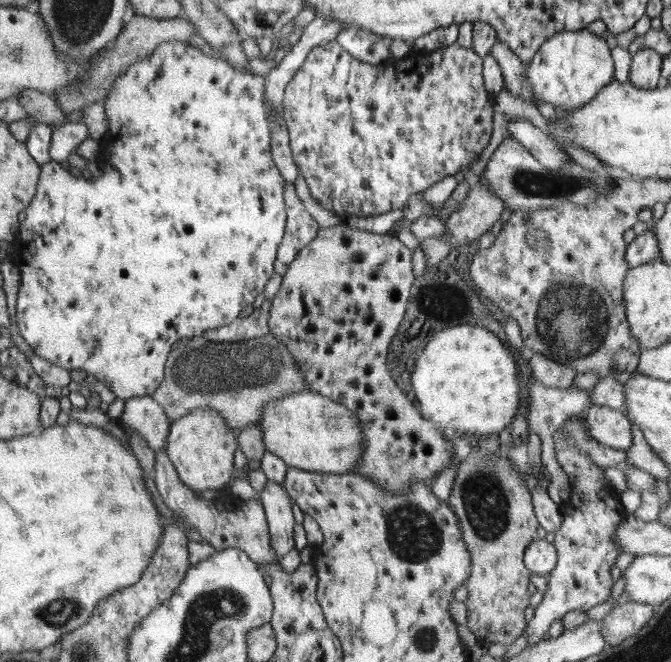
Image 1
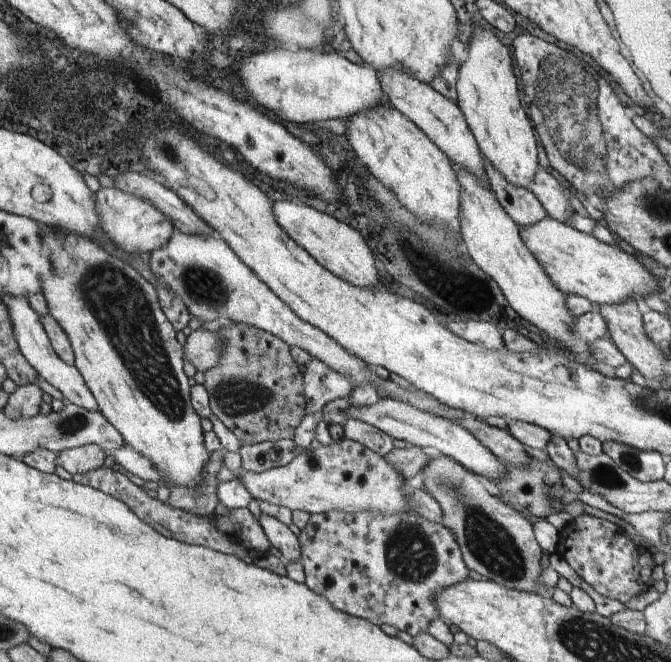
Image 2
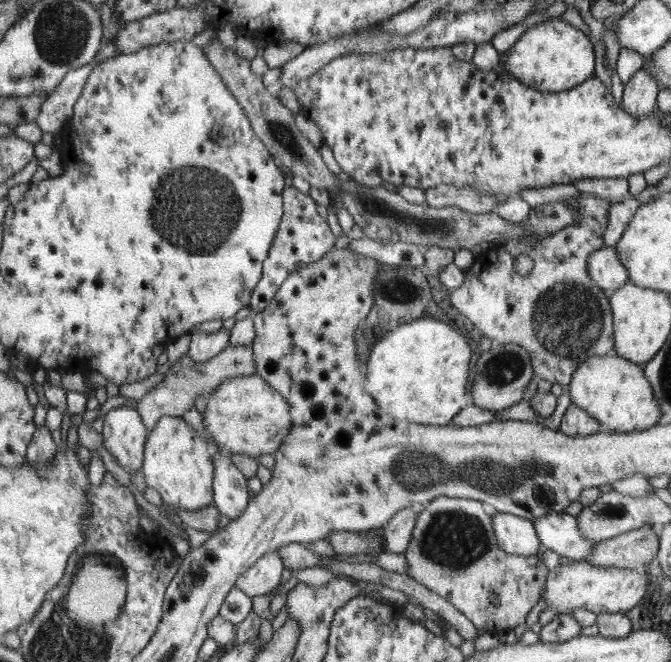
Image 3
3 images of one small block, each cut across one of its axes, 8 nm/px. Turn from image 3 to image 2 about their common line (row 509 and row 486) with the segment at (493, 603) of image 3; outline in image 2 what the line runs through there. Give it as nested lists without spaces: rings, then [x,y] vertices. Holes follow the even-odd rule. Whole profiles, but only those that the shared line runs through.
[[[430,452],[428,464],[422,468],[424,490],[438,501],[442,509],[441,523],[455,534],[468,568],[506,588],[538,593],[542,588],[542,552],[530,522],[510,504],[504,504],[500,496],[486,491],[476,473],[468,472],[450,456]]]

